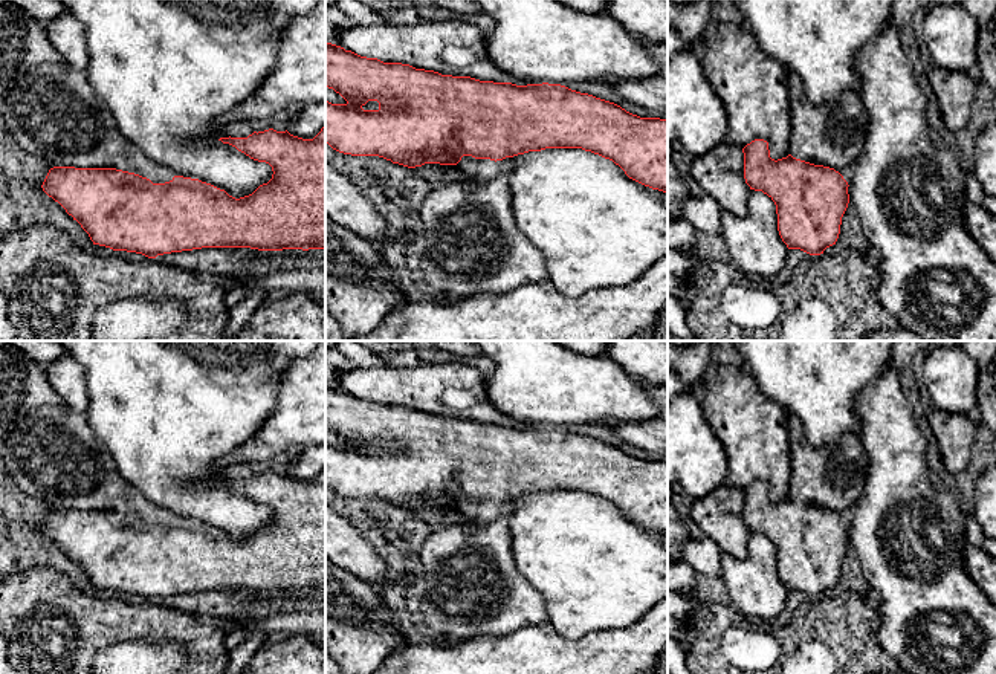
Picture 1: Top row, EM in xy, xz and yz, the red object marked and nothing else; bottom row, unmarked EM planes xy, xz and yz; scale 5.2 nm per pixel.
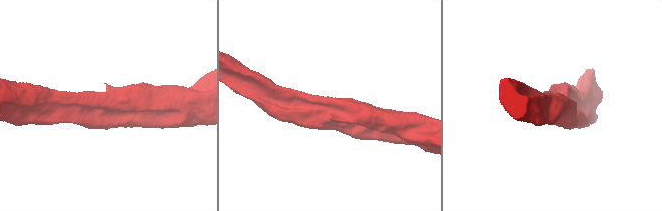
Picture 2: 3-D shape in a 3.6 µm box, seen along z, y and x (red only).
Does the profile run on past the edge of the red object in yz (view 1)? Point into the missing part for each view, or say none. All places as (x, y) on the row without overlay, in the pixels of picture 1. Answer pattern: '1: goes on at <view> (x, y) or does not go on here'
1: goes on at yz (833, 477)

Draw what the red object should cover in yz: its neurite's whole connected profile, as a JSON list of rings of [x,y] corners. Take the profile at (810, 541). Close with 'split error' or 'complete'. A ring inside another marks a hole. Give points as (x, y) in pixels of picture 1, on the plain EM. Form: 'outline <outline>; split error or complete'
outline [[[785,414],[790,434],[790,497],[774,503],[767,483],[752,483],[742,491],[744,521],[750,532],[762,533],[774,544],[778,573],[787,590],[820,598],[839,581],[849,546],[848,524],[854,520],[855,504],[866,488],[869,457],[862,437],[852,433],[829,445],[813,446],[805,437],[804,423],[796,416]]]; split error

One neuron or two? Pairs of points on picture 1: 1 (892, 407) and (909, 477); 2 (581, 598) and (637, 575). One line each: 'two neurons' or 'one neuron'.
1: one neuron
2: one neuron

